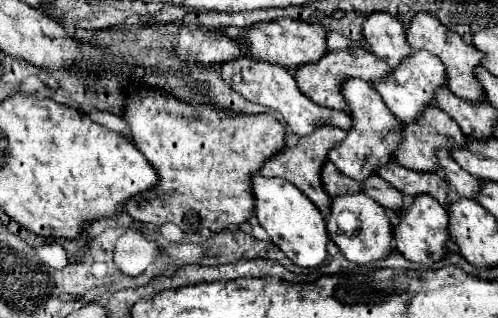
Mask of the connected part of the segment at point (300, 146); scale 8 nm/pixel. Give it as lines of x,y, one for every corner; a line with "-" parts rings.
322,124
318,126
310,136
300,136
296,146
284,146
280,152
276,152
276,156
270,156
262,168
258,170
258,174
262,176
280,176
286,178
288,182
292,182
298,190
302,190
316,206
322,214
328,214
328,194
324,194
322,184
320,184
320,168
328,156
328,148
332,148
332,144
336,144
336,140
340,140
340,136
344,136
344,130
330,126
330,124

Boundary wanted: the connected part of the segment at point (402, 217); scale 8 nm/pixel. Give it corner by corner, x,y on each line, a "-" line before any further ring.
430,194
412,196
410,206
400,208
398,212
394,212
394,216
396,216
394,246
406,260
412,260
412,262
418,262
418,264
426,266
426,264
442,258
448,252
448,248
446,248
446,242
448,242
448,214
446,214
446,208
442,208
436,198
432,198

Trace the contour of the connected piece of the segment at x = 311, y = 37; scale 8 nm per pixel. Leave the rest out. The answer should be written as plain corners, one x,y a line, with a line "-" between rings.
276,18
268,22
256,22
238,34
238,42
248,48
252,58
280,64
280,66
300,66
320,60
326,52
326,30
320,24
306,24
294,18

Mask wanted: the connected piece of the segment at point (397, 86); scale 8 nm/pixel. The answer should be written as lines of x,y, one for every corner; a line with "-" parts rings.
412,50
388,76
372,80
372,86
382,96
384,104
398,116
398,120
410,122
416,120
424,106
434,102
434,90
444,86
444,66
434,54
426,50

